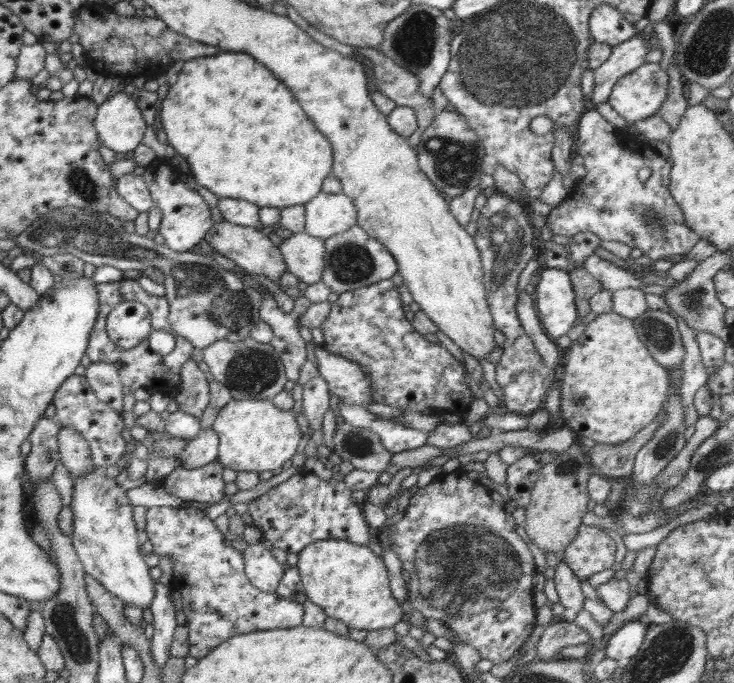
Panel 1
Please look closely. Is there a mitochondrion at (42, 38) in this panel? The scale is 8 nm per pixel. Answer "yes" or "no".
no

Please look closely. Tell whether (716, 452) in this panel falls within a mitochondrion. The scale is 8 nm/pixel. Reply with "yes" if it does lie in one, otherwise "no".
yes

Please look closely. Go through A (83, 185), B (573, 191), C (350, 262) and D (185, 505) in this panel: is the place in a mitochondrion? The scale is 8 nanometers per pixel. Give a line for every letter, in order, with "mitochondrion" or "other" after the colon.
A: mitochondrion
B: other
C: mitochondrion
D: other

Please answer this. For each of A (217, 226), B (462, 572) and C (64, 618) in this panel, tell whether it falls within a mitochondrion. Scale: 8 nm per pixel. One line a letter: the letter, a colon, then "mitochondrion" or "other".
A: other
B: mitochondrion
C: mitochondrion

